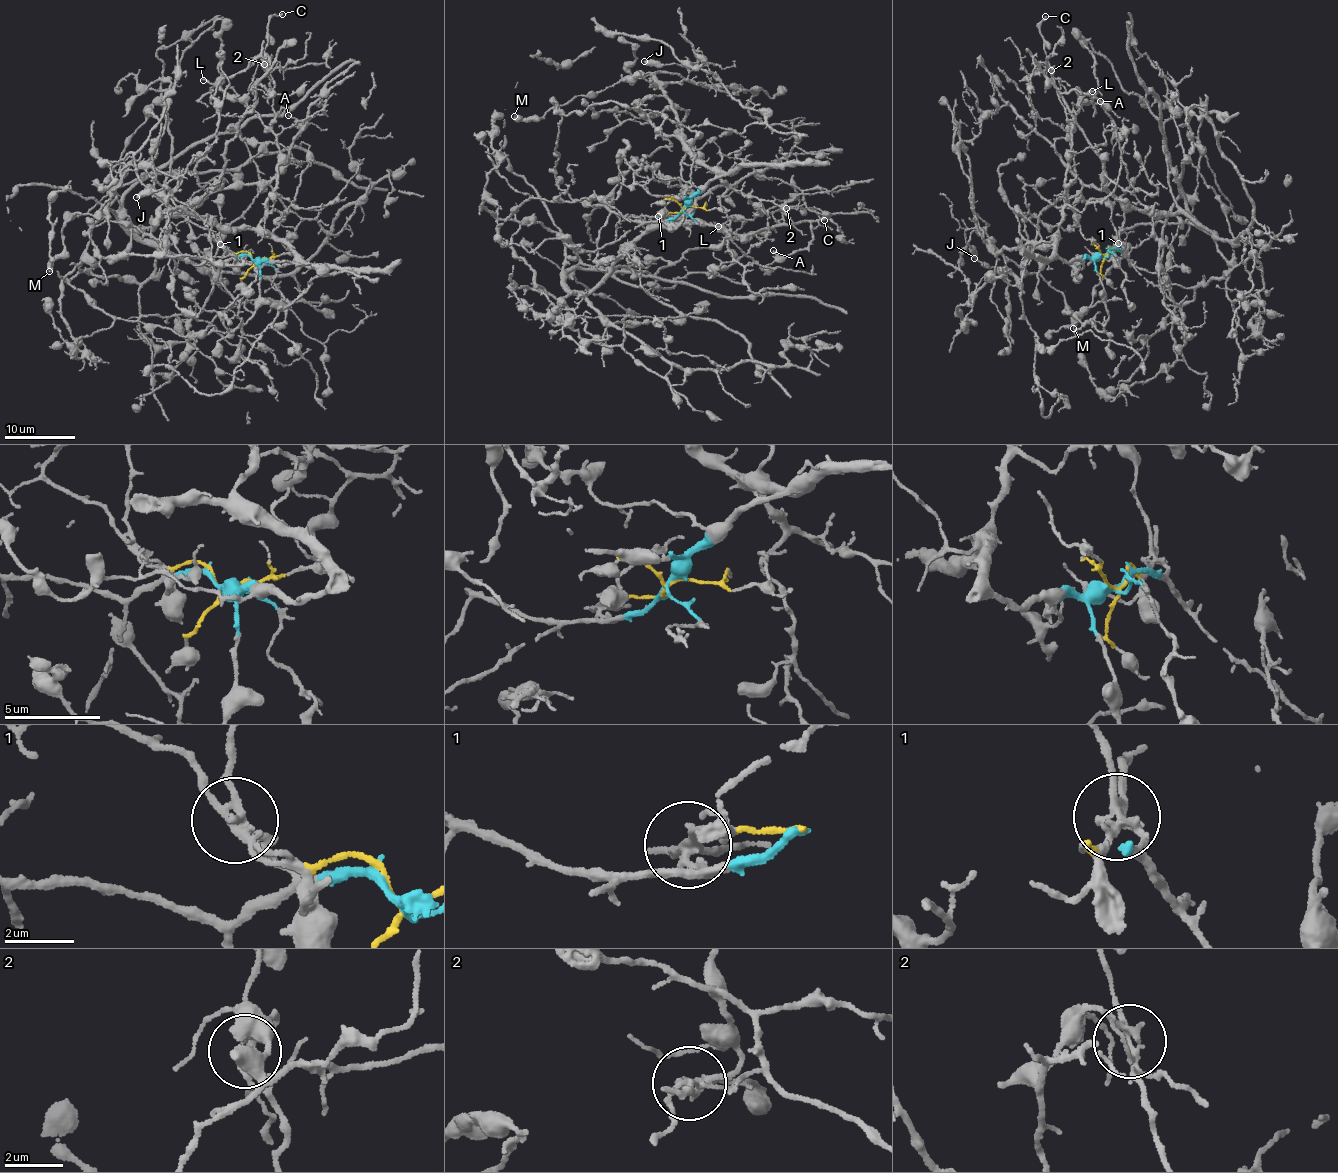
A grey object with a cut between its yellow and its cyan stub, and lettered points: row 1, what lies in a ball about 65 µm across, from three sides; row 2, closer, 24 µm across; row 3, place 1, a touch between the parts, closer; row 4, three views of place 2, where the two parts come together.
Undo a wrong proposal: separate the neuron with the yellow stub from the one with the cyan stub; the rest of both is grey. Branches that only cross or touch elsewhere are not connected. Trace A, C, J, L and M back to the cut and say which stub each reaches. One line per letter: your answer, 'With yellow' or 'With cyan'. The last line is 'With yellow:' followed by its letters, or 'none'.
A: With yellow
C: With cyan
J: With cyan
L: With cyan
M: With cyan
With yellow: A

